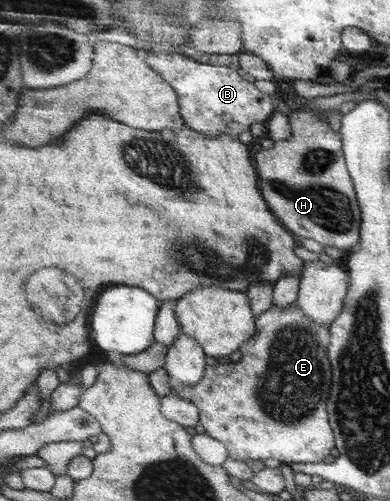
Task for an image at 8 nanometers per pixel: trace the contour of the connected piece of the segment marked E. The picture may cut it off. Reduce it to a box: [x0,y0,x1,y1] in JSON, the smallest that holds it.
[172,302,334,465]

